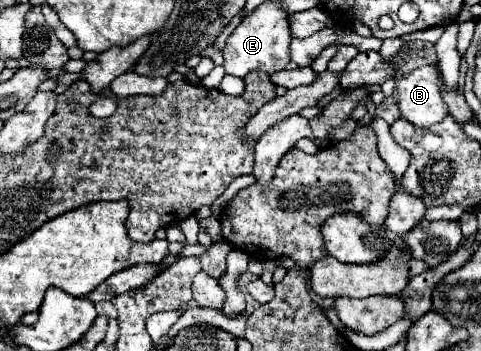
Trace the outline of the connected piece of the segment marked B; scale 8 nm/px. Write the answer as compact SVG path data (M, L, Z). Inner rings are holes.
M425 65L411 71L397 83L397 105L401 117L417 127L429 127L449 115L443 103L443 73L439 65Z

